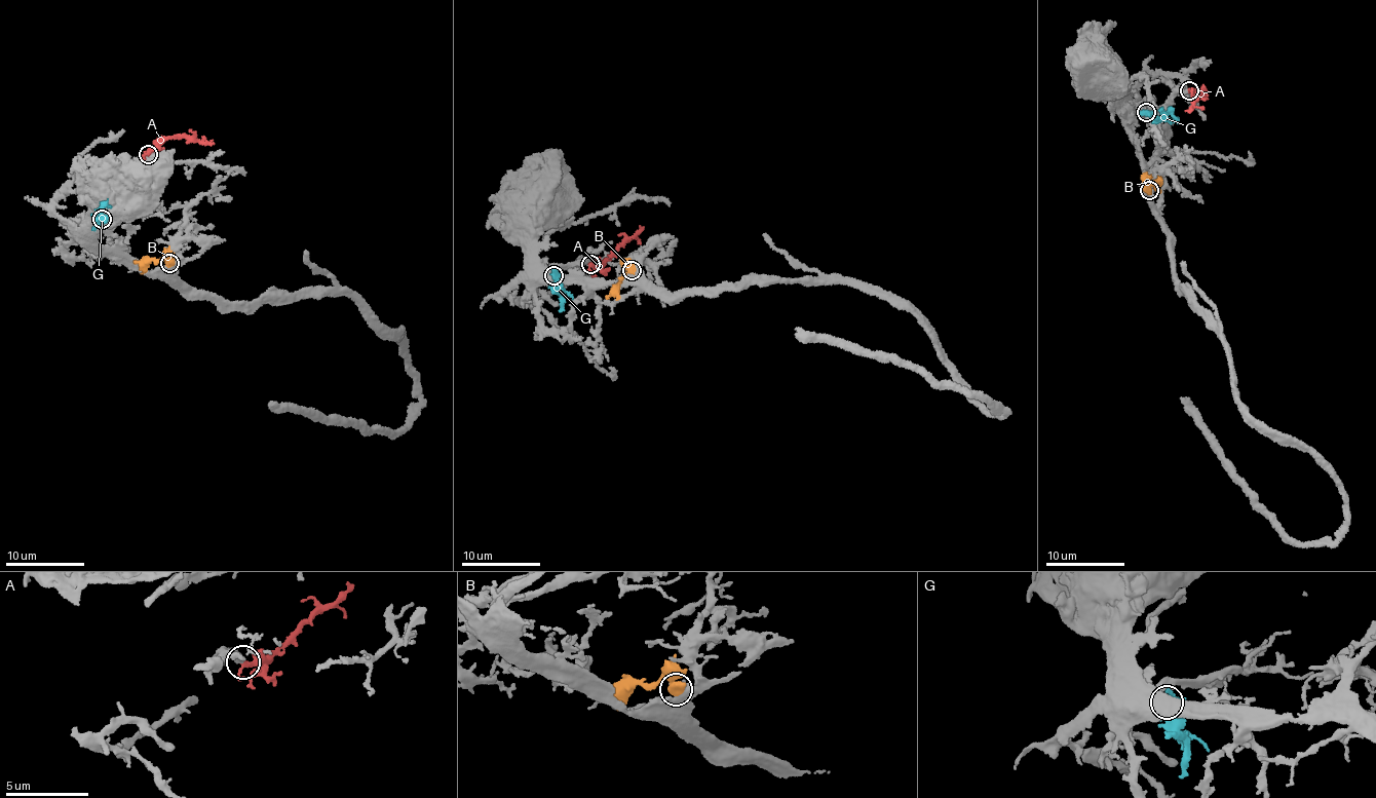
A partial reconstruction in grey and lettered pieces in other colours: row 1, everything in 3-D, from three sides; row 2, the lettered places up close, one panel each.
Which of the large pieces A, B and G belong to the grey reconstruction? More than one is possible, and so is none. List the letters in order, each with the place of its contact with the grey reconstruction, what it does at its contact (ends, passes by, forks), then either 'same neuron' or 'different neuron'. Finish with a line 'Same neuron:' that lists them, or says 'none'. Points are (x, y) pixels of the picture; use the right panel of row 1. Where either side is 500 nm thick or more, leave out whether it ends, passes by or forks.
A: (1189, 90) | it passes by | same neuron
B: (1149, 190) | different neuron
G: (1146, 112) | it passes by | same neuron
Same neuron: A, G

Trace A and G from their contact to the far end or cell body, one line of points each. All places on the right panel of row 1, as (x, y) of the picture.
A: (1189, 90), (1201, 93), (1188, 112)
G: (1146, 112), (1162, 117), (1171, 113), (1179, 120)

